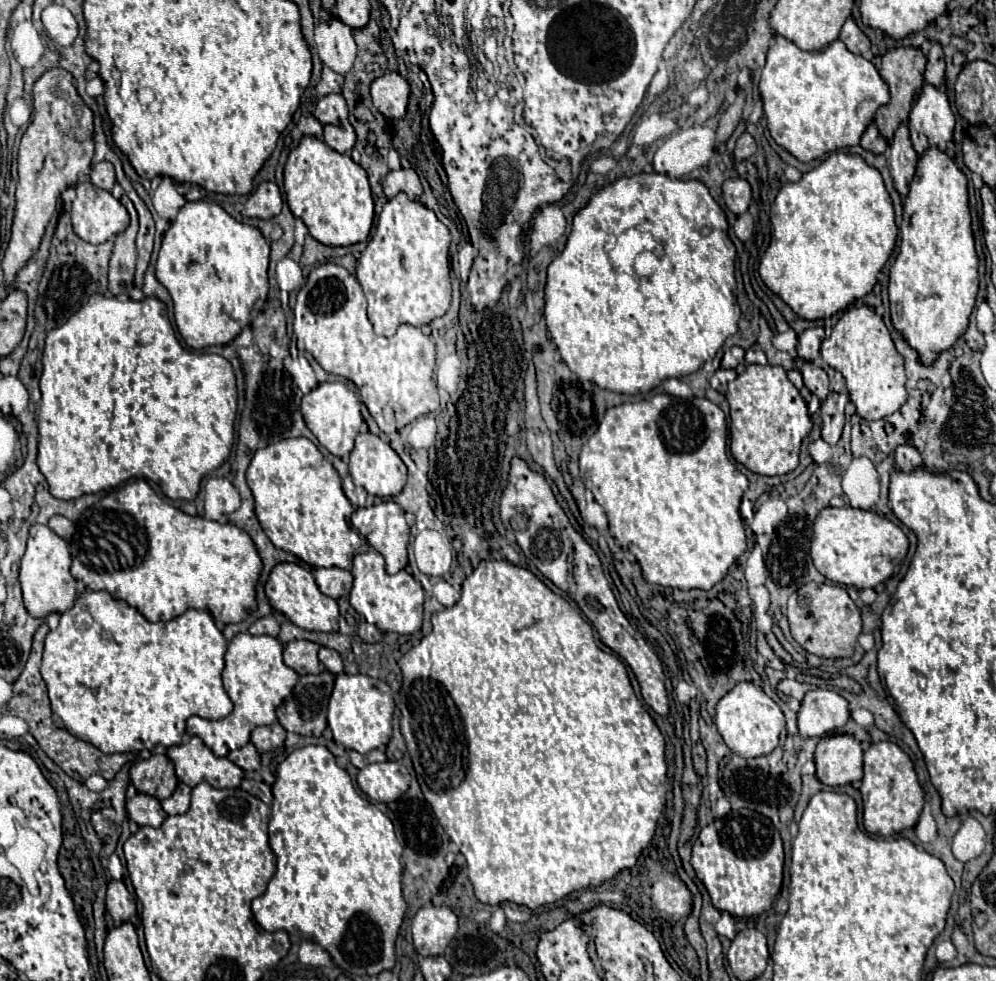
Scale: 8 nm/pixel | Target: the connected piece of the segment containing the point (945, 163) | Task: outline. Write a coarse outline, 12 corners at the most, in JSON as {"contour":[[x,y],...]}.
{"contour":[[917,160],[891,266],[893,326],[923,364],[979,288],[967,176]]}

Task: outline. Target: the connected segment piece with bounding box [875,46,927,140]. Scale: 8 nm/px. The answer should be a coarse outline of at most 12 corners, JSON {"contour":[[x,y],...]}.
{"contour":[[913,46],[881,56],[891,100],[875,112],[891,140],[923,86],[927,58]]}

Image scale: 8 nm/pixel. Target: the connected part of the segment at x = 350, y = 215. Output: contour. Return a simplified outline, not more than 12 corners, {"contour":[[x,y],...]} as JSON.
{"contour":[[303,136],[285,198],[321,244],[367,240],[373,196],[349,154]]}

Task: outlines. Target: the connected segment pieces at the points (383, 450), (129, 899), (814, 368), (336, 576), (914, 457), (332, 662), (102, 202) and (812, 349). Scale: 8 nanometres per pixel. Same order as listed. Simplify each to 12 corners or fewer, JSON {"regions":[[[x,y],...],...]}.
{"regions":[[[371,432],[355,438],[349,472],[379,498],[397,496],[407,466]],[[123,880],[107,886],[107,910],[115,924],[131,920],[135,900]],[[803,362],[805,386],[825,400],[829,394],[829,378],[815,362]],[[315,568],[315,582],[329,598],[349,596],[353,576],[341,568]],[[915,446],[895,448],[895,466],[913,470],[921,464]],[[321,648],[319,660],[331,674],[343,672],[341,656],[333,648]],[[79,182],[73,232],[103,244],[127,228],[111,192]],[[821,326],[807,328],[799,336],[797,354],[803,360],[817,360],[825,338]]]}

